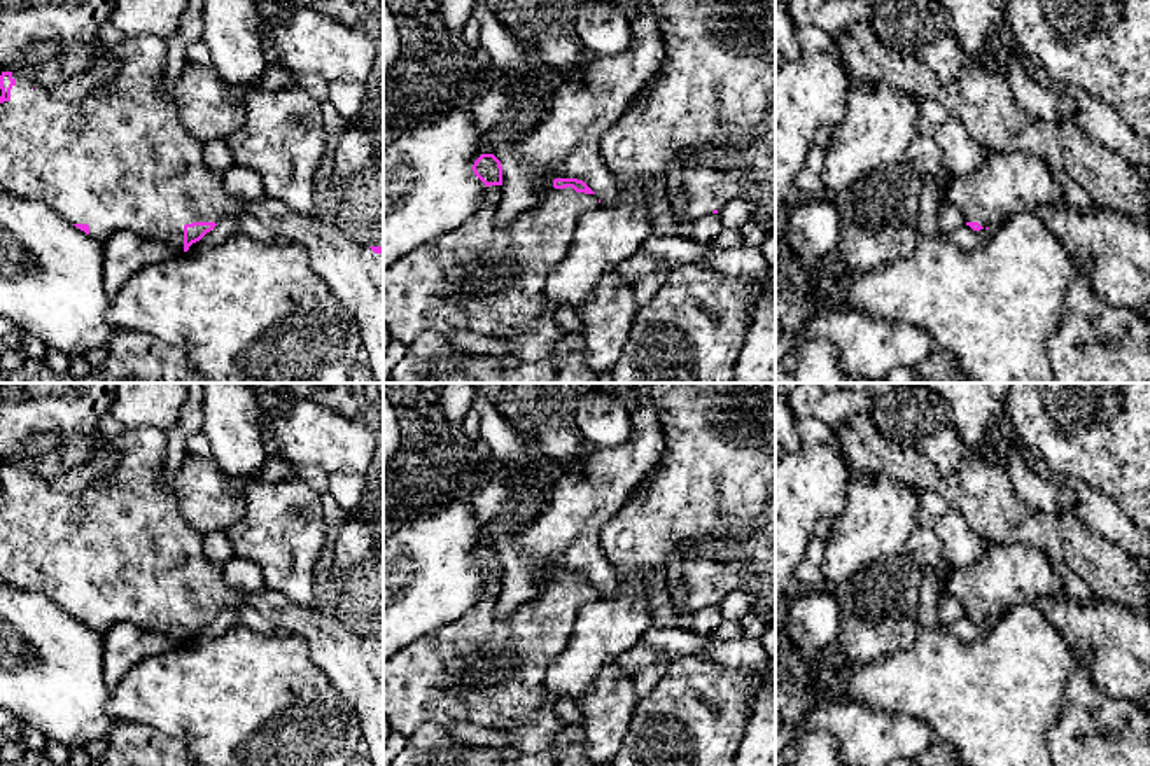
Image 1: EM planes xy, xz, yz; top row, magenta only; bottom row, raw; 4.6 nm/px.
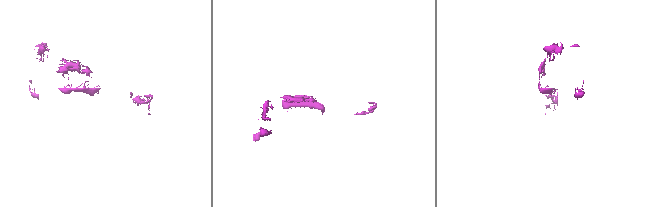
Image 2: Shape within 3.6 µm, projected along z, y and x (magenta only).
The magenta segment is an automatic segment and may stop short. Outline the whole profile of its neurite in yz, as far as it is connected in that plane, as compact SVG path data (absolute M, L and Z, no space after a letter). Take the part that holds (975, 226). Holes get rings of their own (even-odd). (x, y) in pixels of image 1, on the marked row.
M985 149L984 163L975 171L952 178L947 201L973 231L1001 226L1045 205L1064 205L1062 189L1041 159L992 149Z

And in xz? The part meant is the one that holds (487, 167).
M481 154L474 161L473 171L487 185L478 212L455 231L448 231L427 245L418 245L383 271L383 324L392 339L406 346L420 334L446 336L452 331L464 329L502 341L509 355L516 359L546 359L564 336L555 320L558 310L544 297L546 278L569 254L578 219L599 208L600 199L583 180L555 178L553 185L543 191L541 199L530 210L516 215L511 224L501 226L495 220L502 185L501 161L494 154Z

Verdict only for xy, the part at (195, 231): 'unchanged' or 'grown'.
grown

